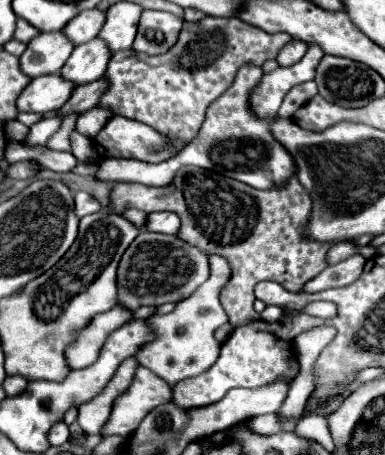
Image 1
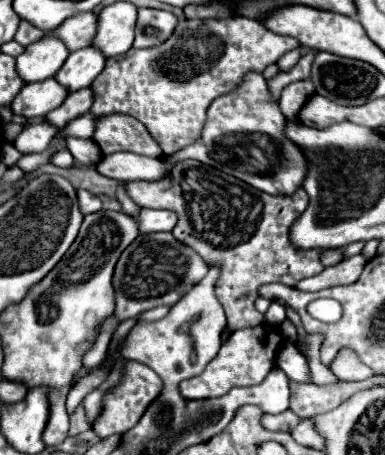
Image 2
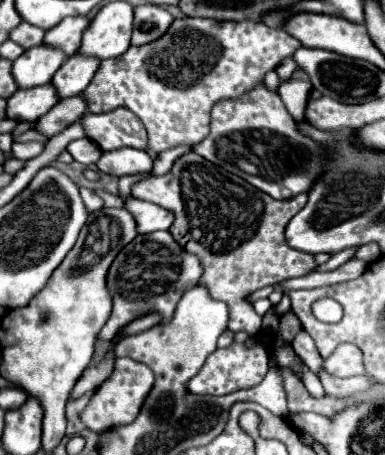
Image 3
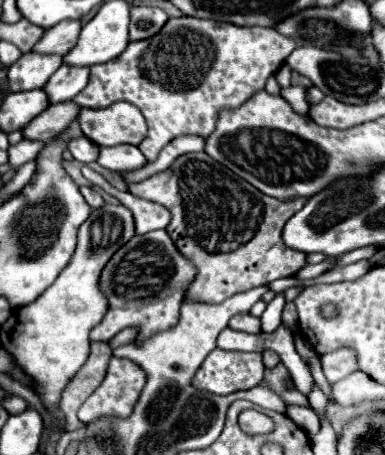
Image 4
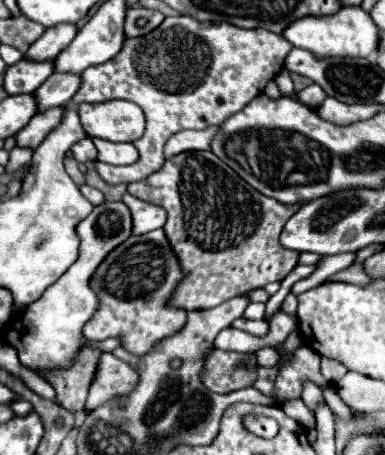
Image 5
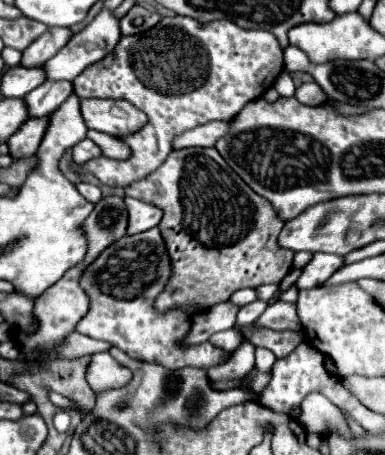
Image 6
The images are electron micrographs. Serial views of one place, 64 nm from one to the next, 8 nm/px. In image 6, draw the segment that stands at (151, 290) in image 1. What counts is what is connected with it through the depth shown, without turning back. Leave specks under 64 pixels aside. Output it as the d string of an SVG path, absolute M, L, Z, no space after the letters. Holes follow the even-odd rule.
M158 228L142 234L124 236L108 246L94 264L84 270L82 288L90 296L90 312L80 320L78 332L96 340L106 340L128 356L146 362L160 362L170 370L184 366L212 368L224 360L224 350L204 342L194 348L182 348L178 342L190 330L190 316L182 310L160 312L154 308L156 296L166 288L172 276L170 256Z

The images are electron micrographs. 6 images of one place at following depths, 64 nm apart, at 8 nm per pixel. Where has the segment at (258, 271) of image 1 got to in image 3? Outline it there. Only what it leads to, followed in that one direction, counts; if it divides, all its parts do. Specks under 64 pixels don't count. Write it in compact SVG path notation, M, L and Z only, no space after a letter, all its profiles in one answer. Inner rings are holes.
M188 152L174 162L174 166L168 174L148 176L148 178L132 184L132 196L138 200L144 200L144 202L158 204L158 206L174 212L176 220L170 228L170 234L186 252L200 258L200 262L204 266L200 284L204 284L210 290L210 296L214 300L228 304L228 308L230 308L228 330L232 330L232 332L240 332L240 330L244 330L248 334L260 332L262 318L254 312L252 304L248 302L248 296L252 292L260 290L264 286L276 286L290 278L300 278L304 274L310 274L318 266L314 260L314 254L296 252L294 248L290 248L286 244L286 238L284 238L284 228L288 226L292 216L296 216L296 212L300 212L304 208L304 204L308 202L308 194L300 194L300 196L294 196L288 200L276 200L276 198L256 190L240 176L234 176L234 174L214 166L212 162L204 160L202 156Z

